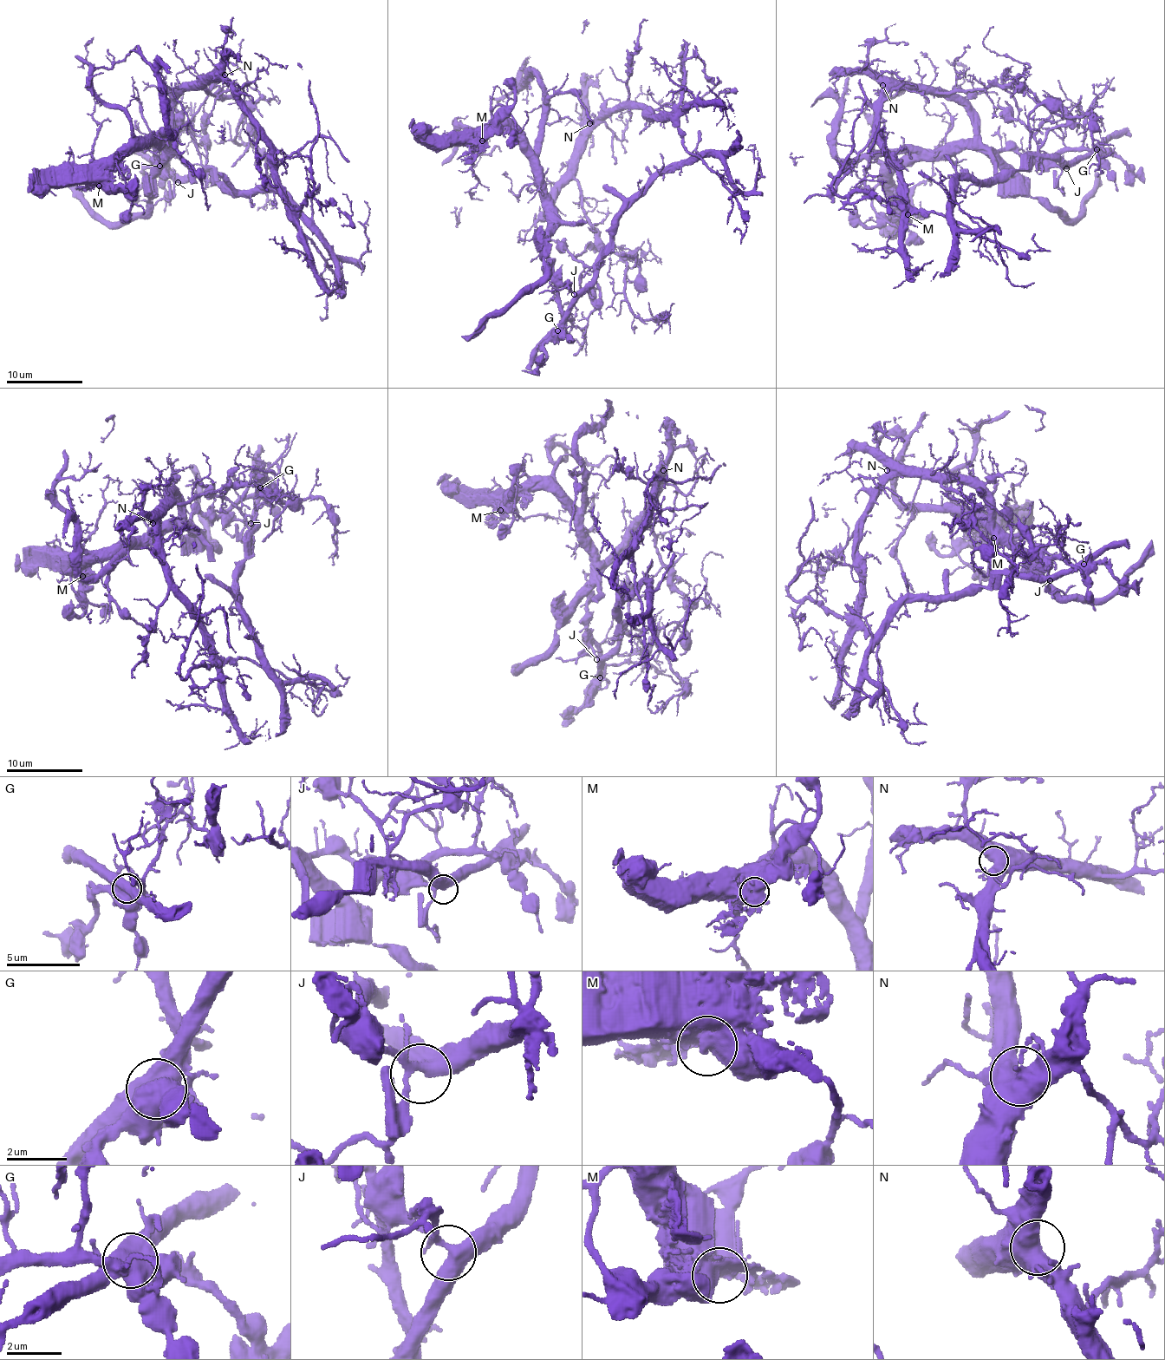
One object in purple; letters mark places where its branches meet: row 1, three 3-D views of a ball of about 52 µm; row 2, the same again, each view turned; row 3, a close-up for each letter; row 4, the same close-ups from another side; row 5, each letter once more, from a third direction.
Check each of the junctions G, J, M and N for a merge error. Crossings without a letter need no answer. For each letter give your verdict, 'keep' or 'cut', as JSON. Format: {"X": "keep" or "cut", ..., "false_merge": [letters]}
{"G": "cut", "J": "keep", "M": "keep", "N": "keep", "false_merge": ["G"]}

